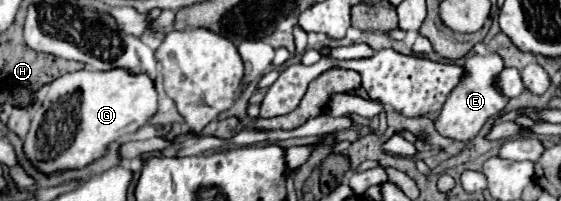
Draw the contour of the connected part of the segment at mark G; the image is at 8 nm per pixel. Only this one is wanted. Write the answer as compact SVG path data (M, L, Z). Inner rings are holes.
M120 68L108 72L80 70L64 74L48 86L46 98L32 116L22 152L44 176L86 168L102 158L108 146L120 136L144 126L154 116L156 106L158 92L146 74L132 76Z

